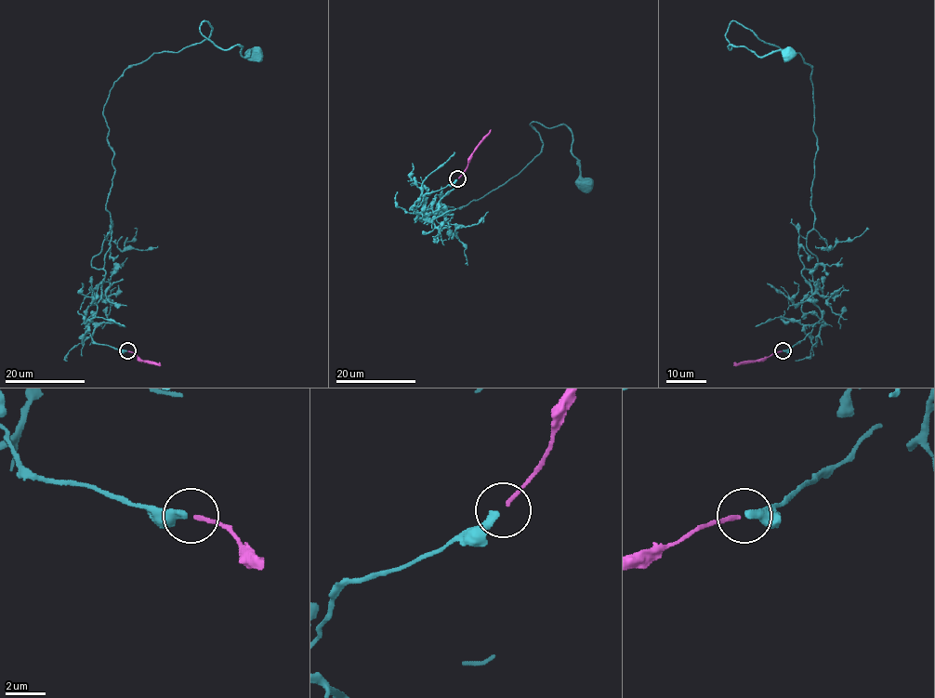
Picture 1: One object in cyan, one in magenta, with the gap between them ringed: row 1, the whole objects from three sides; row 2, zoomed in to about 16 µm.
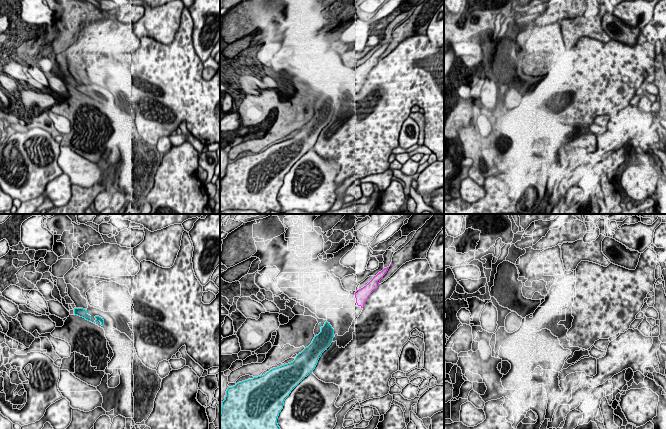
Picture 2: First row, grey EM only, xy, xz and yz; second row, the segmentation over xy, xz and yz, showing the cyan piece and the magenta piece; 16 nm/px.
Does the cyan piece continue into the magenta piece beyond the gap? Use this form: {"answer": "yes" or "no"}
{"answer": "yes"}

